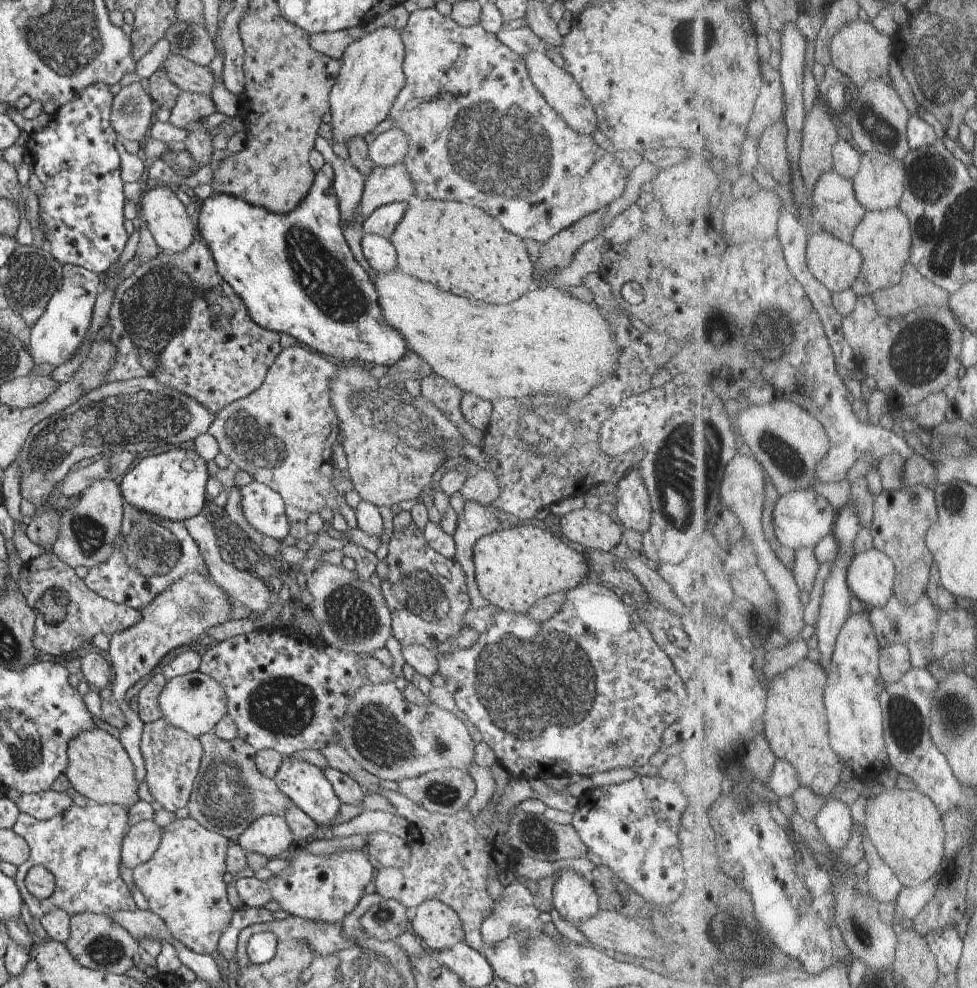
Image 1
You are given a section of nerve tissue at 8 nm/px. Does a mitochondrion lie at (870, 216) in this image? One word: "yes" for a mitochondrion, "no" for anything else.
no

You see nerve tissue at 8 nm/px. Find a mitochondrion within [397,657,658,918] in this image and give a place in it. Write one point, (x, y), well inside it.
(536, 836)

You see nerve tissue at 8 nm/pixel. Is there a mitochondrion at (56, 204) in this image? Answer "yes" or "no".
no

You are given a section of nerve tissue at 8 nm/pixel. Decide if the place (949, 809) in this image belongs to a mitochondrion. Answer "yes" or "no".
no

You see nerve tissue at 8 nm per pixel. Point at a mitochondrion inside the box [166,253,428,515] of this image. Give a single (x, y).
(250, 436)

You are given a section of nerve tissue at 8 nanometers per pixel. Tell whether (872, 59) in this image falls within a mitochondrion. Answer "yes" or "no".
no

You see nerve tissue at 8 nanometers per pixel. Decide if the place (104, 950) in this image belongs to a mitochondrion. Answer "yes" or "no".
yes

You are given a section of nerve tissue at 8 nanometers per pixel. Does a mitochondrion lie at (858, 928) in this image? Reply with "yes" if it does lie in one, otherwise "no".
yes

